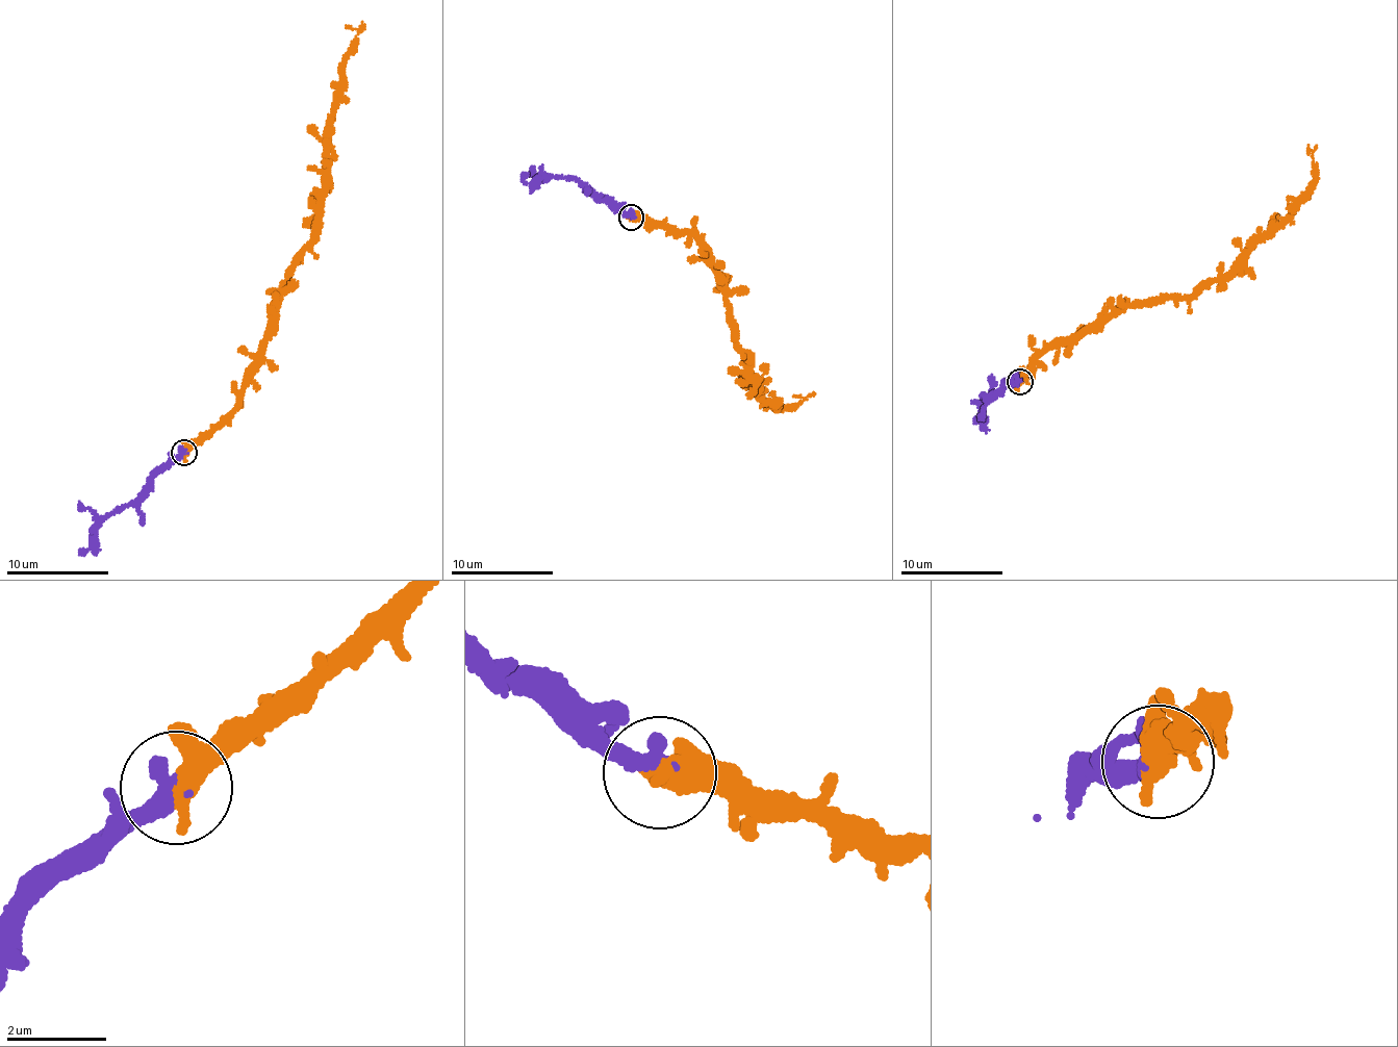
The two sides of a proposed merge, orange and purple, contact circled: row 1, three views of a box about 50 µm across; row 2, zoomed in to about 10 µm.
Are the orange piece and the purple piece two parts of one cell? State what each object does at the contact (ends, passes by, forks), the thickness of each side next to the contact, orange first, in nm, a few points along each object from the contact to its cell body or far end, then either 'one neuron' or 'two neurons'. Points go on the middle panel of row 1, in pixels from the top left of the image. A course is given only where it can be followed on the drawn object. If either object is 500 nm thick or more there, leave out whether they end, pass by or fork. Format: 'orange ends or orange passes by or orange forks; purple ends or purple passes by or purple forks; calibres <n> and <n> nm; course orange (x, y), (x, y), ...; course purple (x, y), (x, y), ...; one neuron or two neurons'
orange passes by; purple ends; calibres 420 and 400 nm; course orange (631, 216), (642, 214), (693, 235), (726, 296), (734, 345), (762, 384), (758, 393), (773, 408), (813, 392); course purple (631, 216), (573, 179), (540, 178), (532, 185), (526, 182), (523, 172); two neurons

